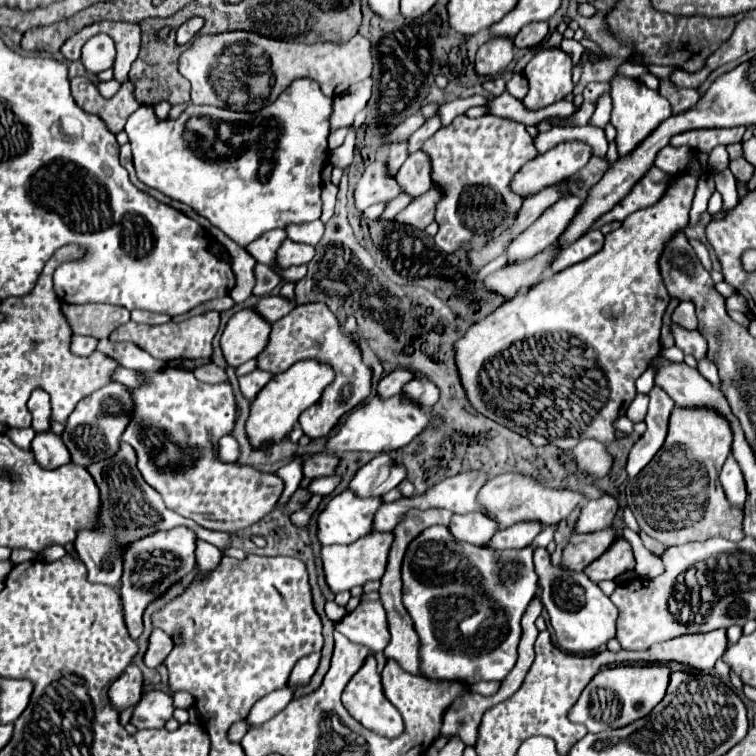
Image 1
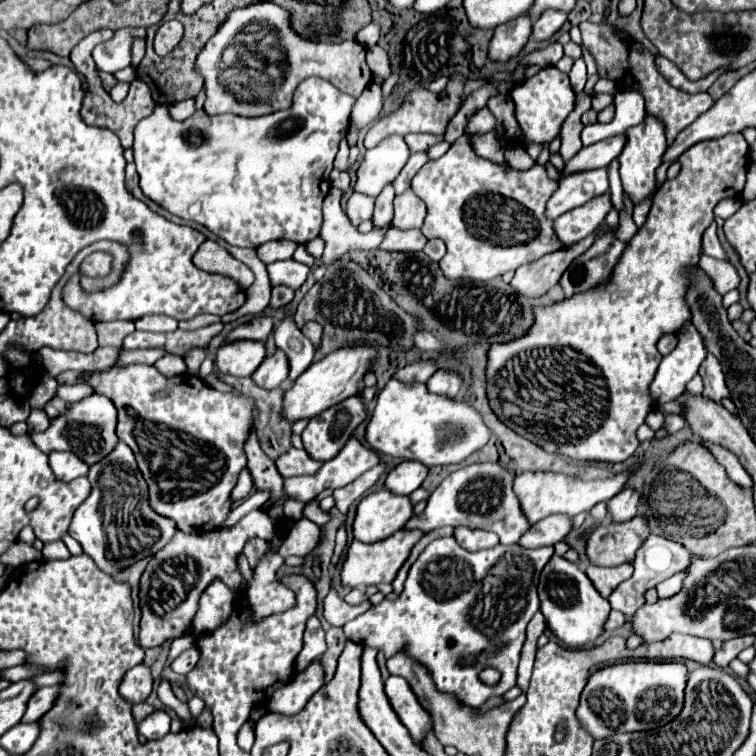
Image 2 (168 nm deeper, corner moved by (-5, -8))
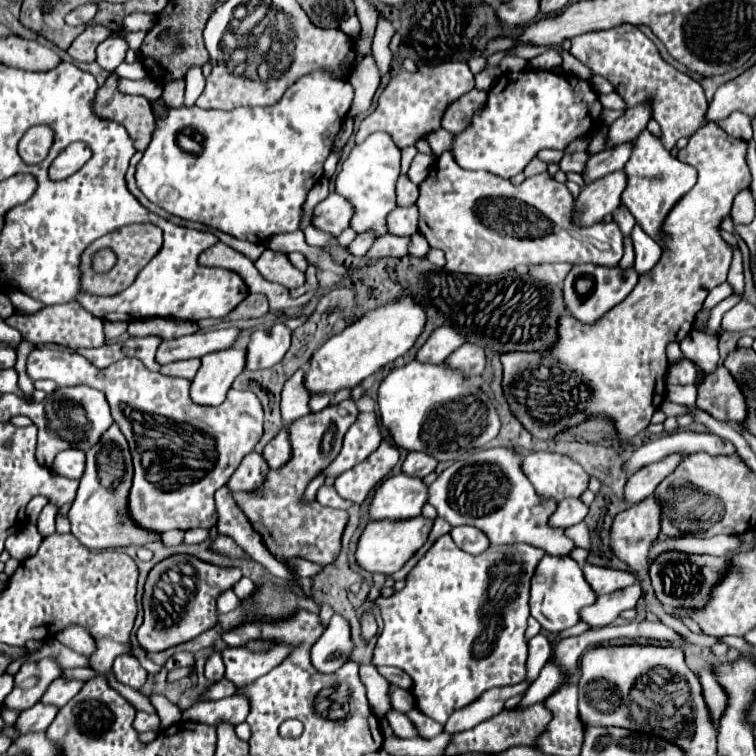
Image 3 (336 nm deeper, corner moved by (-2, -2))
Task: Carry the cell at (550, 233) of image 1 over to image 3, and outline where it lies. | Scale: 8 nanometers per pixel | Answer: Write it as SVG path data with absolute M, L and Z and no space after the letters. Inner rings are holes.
M626 172L606 174L582 188L576 200L576 222L602 222L602 218L620 206L620 194L626 188Z

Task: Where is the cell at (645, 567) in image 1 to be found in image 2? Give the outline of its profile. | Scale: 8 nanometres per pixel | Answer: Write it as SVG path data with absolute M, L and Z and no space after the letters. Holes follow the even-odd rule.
M673 576L671 580L665 580L663 584L657 584L659 598L673 596L673 592L679 592L679 588L681 588L681 576Z

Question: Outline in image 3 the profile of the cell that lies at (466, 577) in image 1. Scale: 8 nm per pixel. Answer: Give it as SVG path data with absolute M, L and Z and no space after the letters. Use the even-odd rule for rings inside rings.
M440 536L426 556L414 566L406 578L404 590L390 598L378 598L384 630L378 636L372 664L374 666L396 666L412 678L414 706L428 718L446 724L454 710L472 704L482 692L494 686L512 686L526 678L526 620L530 578L536 564L544 556L534 546L490 546L478 556L462 552L450 538Z

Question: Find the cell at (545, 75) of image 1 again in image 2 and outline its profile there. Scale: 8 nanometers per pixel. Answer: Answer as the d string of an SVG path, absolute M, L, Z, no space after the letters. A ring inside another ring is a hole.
M547 66L539 70L535 76L527 78L523 84L513 86L511 98L515 102L515 116L523 134L527 136L527 140L537 144L551 142L559 134L563 120L575 106L575 92L569 84L569 76L555 66Z

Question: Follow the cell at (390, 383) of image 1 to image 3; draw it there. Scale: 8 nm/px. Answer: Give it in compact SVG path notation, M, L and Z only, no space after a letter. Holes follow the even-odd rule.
M440 326L430 334L426 344L418 350L416 360L420 360L420 362L444 362L464 342L466 342L466 338L462 334L458 334L450 326Z

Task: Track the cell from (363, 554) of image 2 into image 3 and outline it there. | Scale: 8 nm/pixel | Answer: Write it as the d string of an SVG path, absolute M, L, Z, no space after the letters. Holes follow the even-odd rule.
M416 516L412 520L376 520L370 522L358 542L358 550L356 550L356 560L360 564L360 568L368 570L368 572L382 572L382 574L394 574L398 572L428 540L428 534L432 530L434 520L424 518L424 516Z

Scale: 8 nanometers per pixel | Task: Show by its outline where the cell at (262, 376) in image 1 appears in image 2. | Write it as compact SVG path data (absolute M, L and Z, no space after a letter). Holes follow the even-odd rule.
M275 352L273 356L267 356L267 360L263 360L263 364L257 368L257 372L251 376L253 382L259 388L265 390L275 390L281 384L285 384L289 374L289 364L287 364L287 356L283 352Z

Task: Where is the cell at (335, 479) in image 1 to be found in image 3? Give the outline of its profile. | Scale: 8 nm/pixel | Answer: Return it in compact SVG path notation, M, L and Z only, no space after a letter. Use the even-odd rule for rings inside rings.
M382 440L380 446L366 460L340 474L334 486L342 498L362 504L376 488L376 484L382 482L382 478L392 472L398 460L400 460L400 450L394 444Z

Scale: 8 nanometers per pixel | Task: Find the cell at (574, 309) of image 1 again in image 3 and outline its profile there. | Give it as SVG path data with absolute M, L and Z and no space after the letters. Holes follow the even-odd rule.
M714 122L690 136L688 146L678 150L678 160L698 170L698 182L666 218L666 224L662 228L666 250L662 252L660 262L648 274L640 276L632 294L628 294L628 298L620 302L620 306L616 306L616 310L610 310L604 318L600 318L596 326L584 326L582 322L576 322L576 318L572 318L570 314L560 318L560 342L556 344L556 350L552 350L552 354L500 356L504 366L502 386L506 400L514 416L534 438L550 440L564 428L584 422L588 414L608 414L624 440L630 440L650 424L652 414L660 408L666 394L666 346L670 342L680 344L692 332L696 314L702 308L708 292L726 282L726 274L732 262L732 248L722 240L720 224L726 216L730 216L734 196L750 188L752 176L746 164L746 150L748 142L728 136Z

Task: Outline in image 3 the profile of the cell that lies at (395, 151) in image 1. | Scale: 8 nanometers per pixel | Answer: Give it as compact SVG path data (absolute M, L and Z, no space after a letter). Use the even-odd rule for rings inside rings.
M360 234L360 236L356 236L356 238L350 242L348 252L350 252L352 256L364 256L364 254L368 252L368 248L372 246L372 242L374 242L372 234Z

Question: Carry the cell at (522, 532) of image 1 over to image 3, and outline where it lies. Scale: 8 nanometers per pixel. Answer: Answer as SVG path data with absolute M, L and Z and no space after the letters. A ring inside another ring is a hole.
M564 498L564 500L558 504L556 512L552 514L550 522L552 522L552 526L568 528L568 526L572 526L572 524L582 522L582 520L586 518L586 514L588 514L588 506L586 506L580 498Z

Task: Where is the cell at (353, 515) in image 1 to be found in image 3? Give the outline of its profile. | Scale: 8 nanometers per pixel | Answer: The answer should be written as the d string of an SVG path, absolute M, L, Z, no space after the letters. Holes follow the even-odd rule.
M408 474L390 476L378 486L370 504L372 520L406 520L422 514L422 506L428 500L428 486L420 478Z

